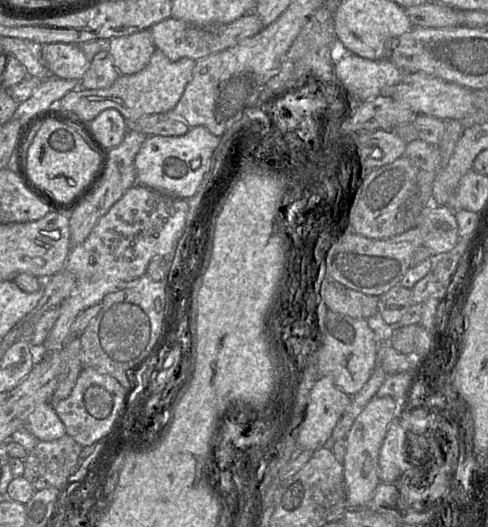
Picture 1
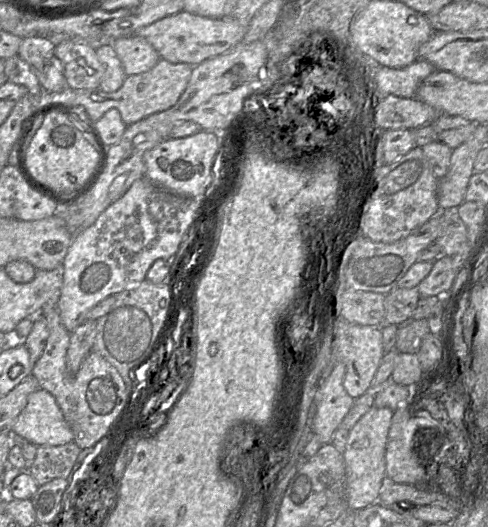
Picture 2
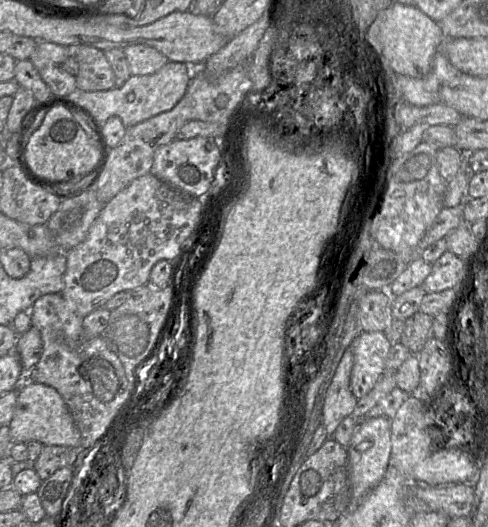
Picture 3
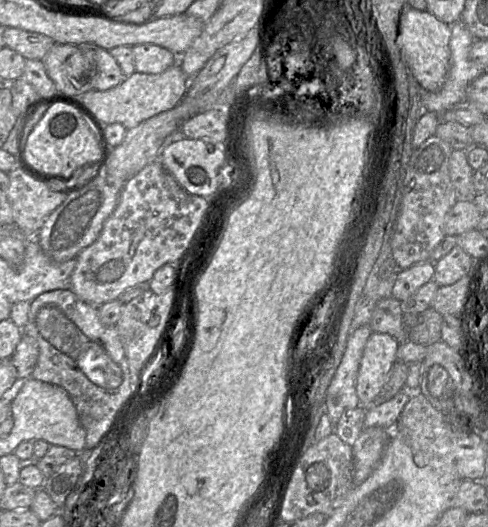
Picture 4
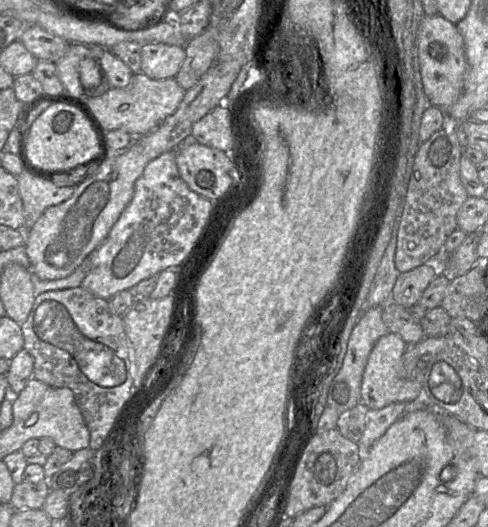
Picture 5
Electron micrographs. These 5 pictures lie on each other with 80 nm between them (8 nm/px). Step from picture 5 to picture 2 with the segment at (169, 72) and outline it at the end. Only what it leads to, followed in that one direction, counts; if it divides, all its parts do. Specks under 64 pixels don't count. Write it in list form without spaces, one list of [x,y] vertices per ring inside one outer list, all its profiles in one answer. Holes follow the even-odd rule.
[[[138,35],[117,38],[107,45],[114,48],[126,76],[147,72],[161,59],[154,47]]]

